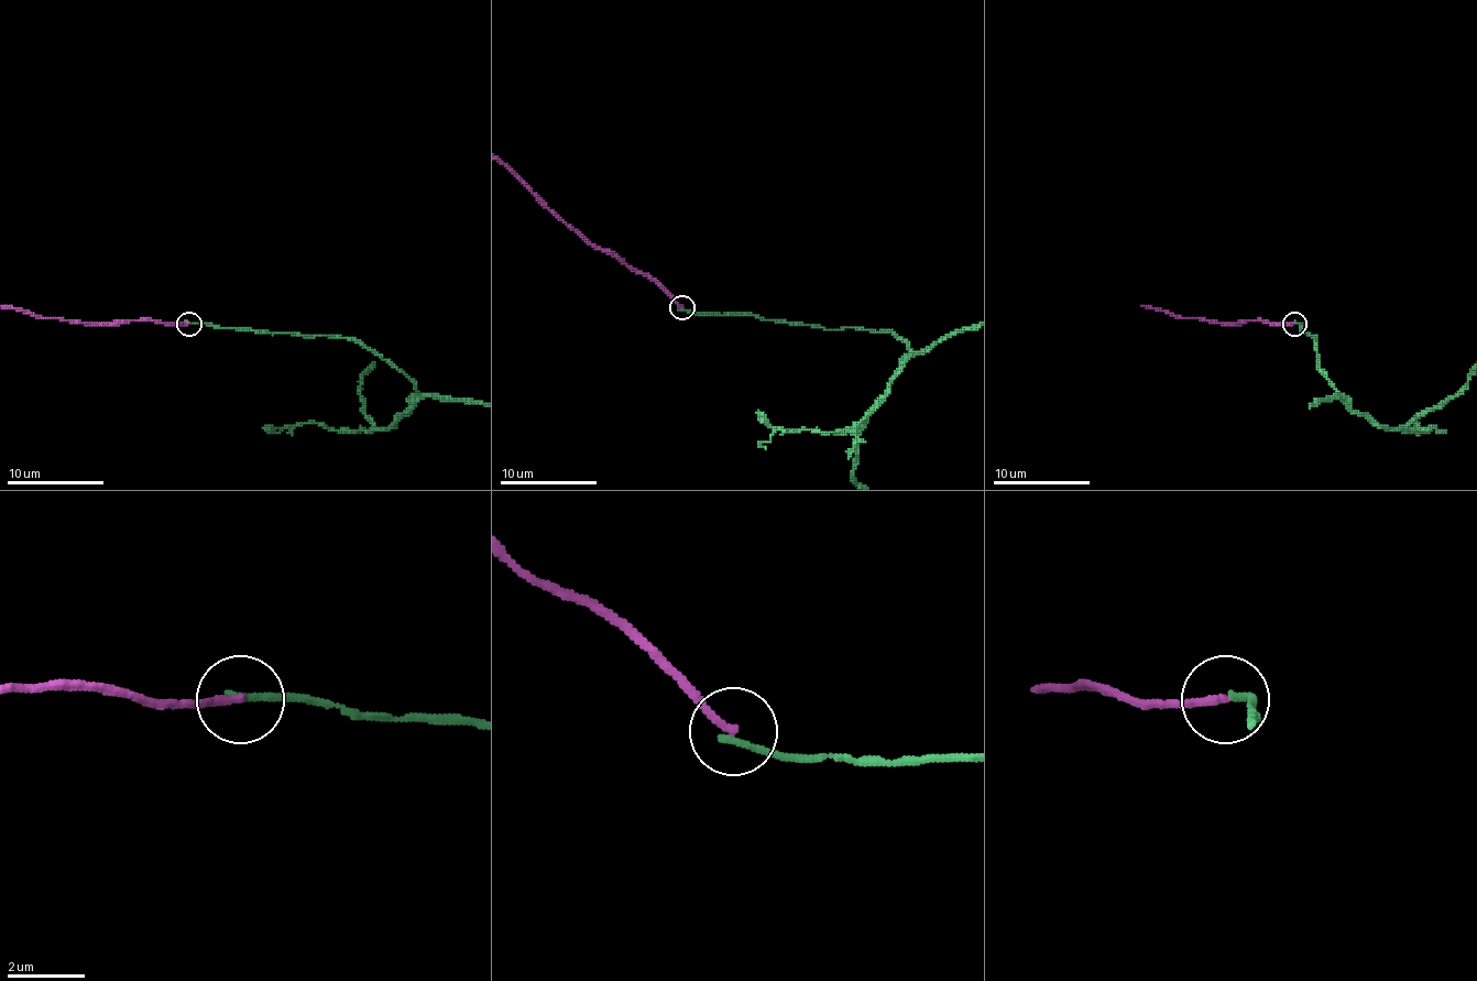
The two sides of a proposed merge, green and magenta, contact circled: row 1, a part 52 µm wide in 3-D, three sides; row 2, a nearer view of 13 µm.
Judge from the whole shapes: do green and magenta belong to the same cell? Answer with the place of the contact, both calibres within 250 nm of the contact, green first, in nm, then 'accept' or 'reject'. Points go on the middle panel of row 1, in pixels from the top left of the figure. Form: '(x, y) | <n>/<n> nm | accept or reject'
(682, 307) | 200/200 nm | reject

